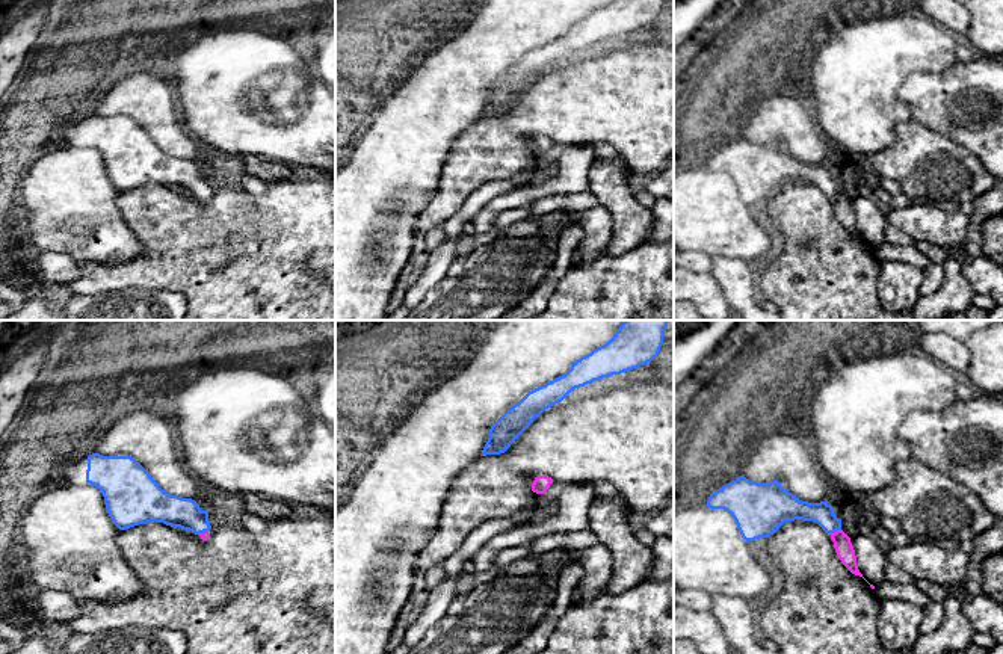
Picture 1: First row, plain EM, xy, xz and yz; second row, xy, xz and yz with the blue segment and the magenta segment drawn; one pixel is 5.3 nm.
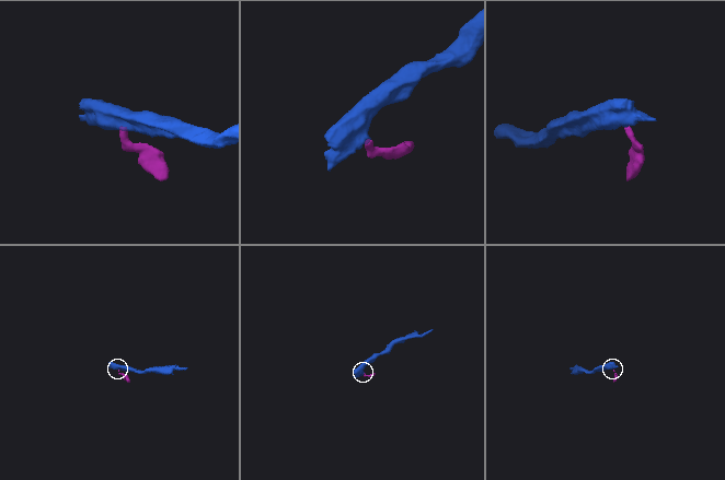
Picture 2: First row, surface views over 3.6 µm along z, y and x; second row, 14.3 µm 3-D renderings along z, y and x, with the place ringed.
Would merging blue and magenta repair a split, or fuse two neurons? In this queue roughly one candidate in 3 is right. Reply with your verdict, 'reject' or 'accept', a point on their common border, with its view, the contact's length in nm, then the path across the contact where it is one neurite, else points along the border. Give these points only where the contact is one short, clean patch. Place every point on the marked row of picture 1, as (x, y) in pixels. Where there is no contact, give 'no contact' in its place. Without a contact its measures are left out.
accept; meets blue in yz at (834, 530); contact 70 nm long; runs through yz (793, 508), (816, 512), (834, 530), (843, 547)

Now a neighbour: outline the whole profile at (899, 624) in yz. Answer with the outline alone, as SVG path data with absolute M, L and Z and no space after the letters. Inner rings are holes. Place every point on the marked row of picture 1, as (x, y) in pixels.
M879 600L879 639L890 651L914 651L921 634L923 607L909 601Z

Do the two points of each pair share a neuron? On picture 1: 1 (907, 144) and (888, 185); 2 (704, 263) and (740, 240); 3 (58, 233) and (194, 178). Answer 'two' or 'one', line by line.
1: two
2: two
3: two

